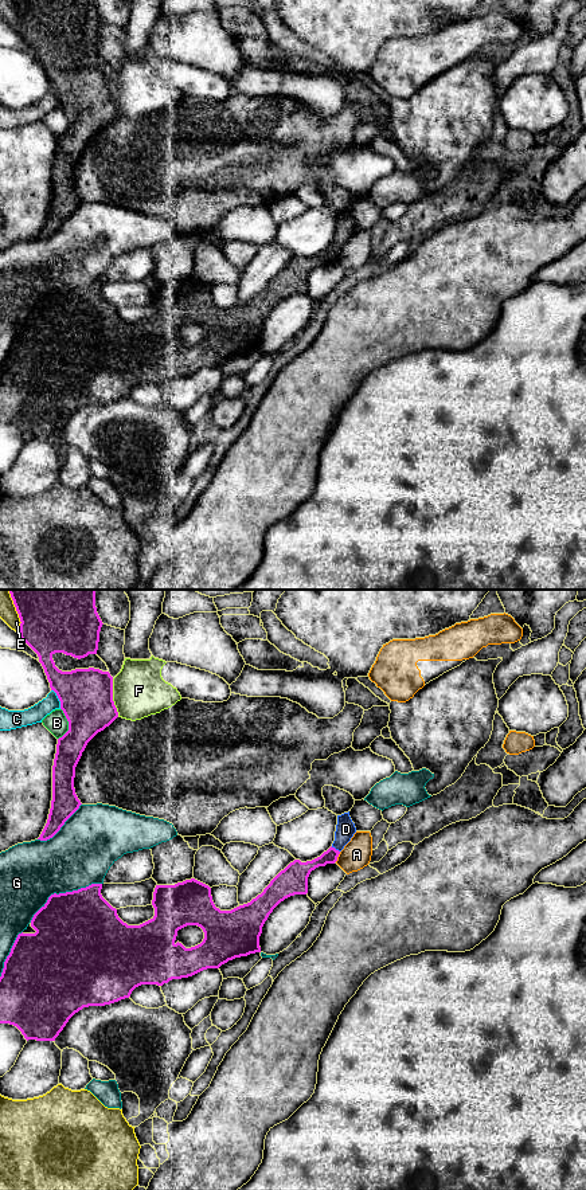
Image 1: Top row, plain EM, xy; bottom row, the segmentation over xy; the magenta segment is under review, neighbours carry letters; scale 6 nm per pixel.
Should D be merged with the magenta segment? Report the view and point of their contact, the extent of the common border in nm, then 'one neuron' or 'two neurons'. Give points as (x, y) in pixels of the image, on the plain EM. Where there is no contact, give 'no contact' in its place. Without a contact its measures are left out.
meets magenta in xy at (333, 246); contact 70 nm long; one neuron

